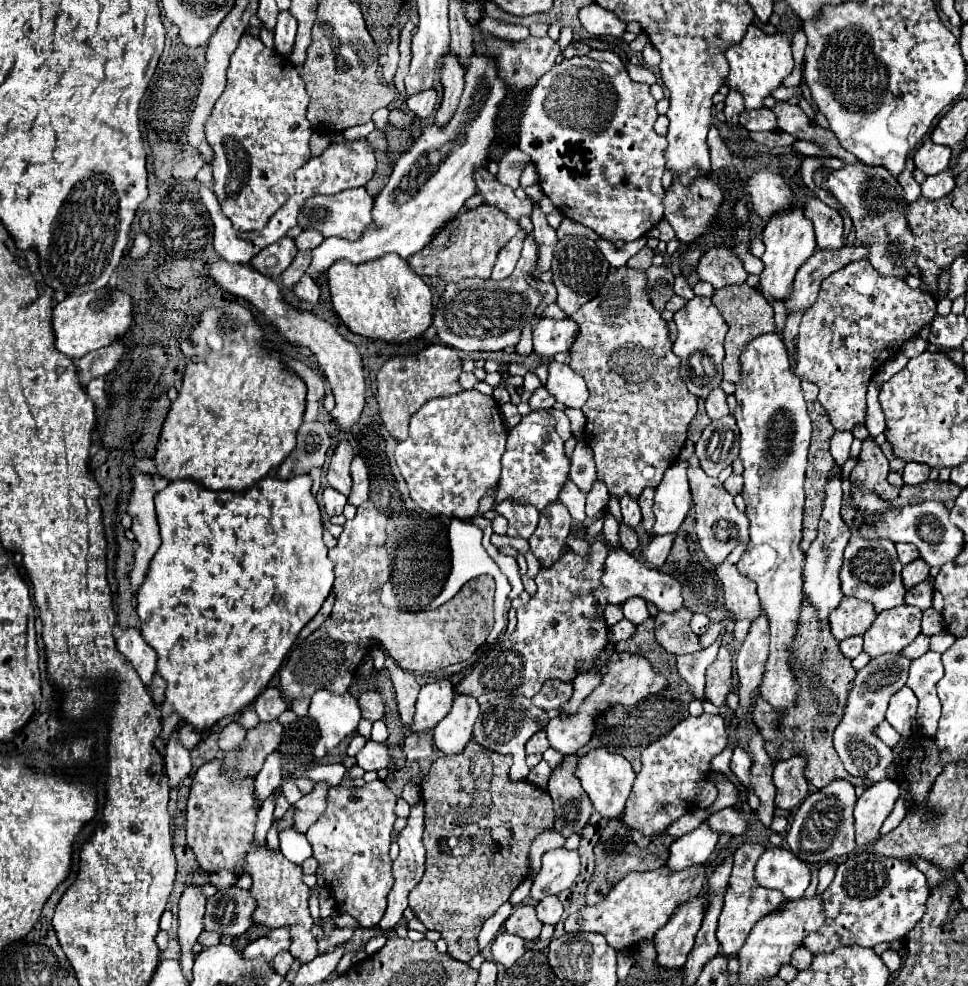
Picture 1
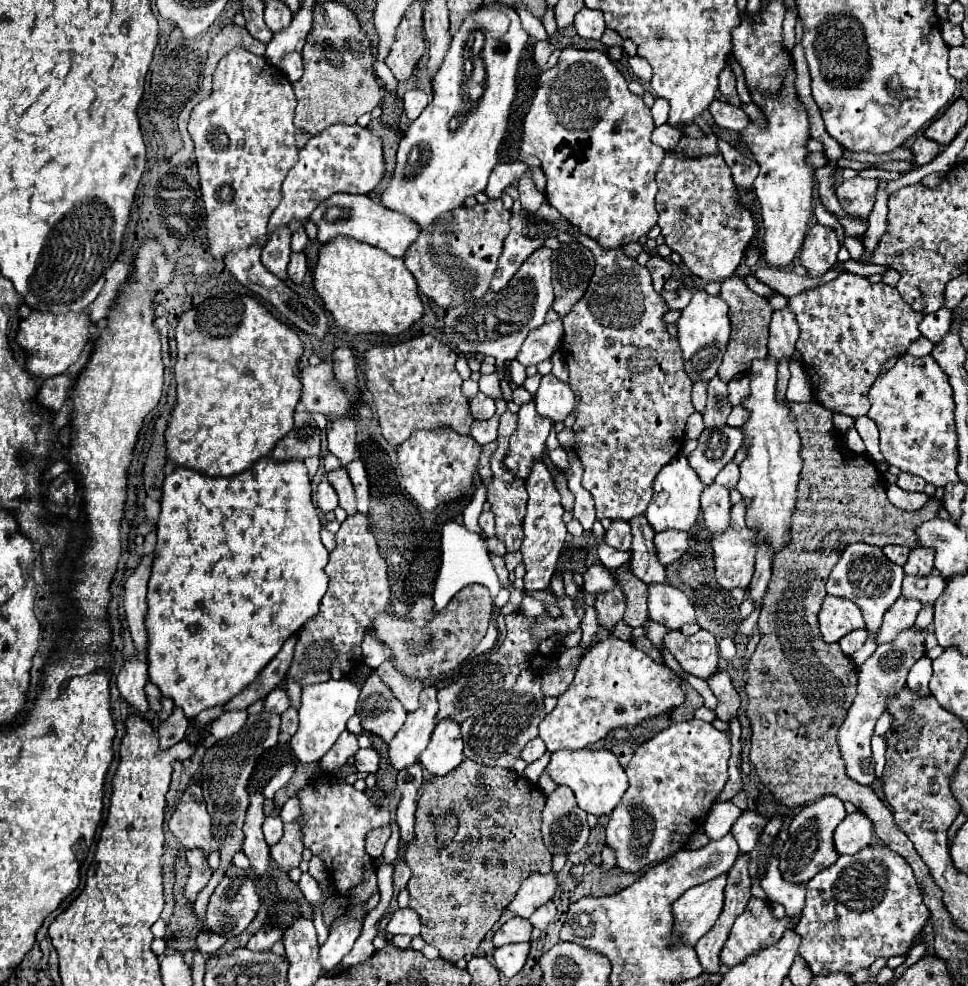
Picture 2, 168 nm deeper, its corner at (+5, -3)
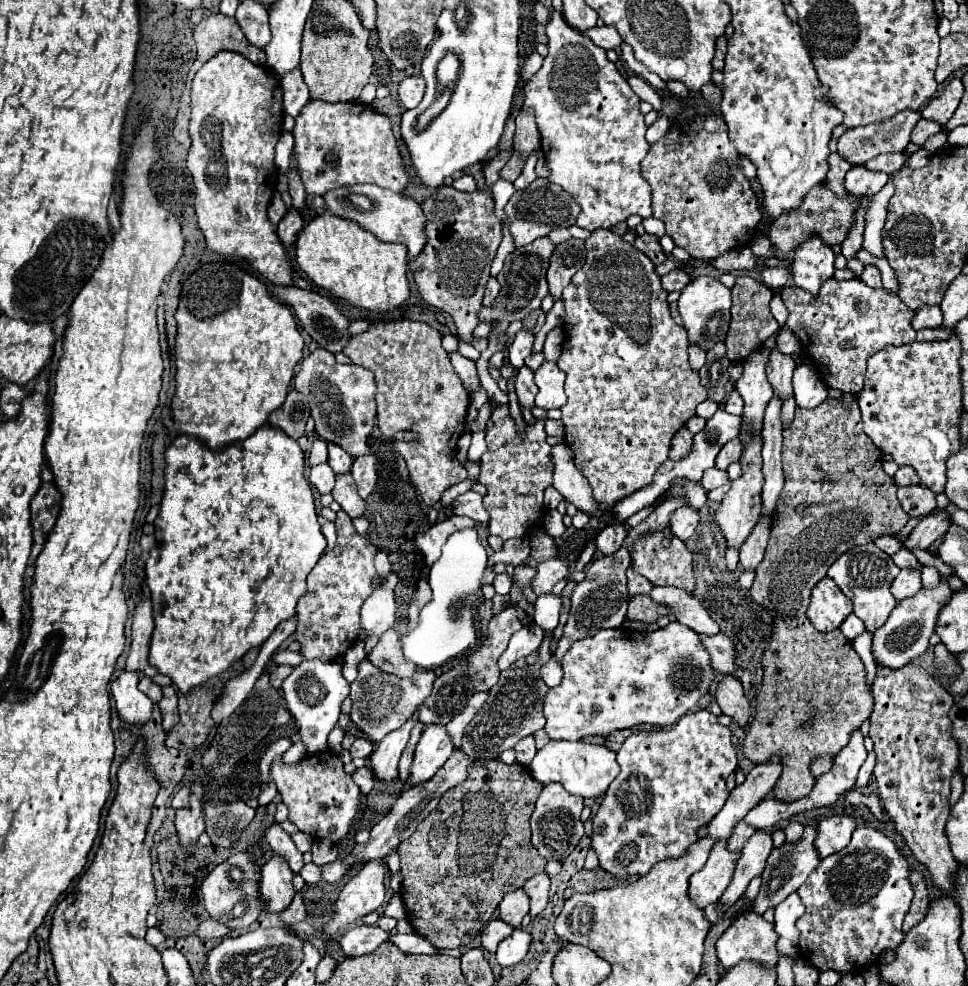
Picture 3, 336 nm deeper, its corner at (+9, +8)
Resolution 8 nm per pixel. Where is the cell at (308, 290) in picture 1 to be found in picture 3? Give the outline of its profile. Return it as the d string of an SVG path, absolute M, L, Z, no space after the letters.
M289 207L285 217L277 225L277 235L279 235L281 243L285 245L285 249L291 249L295 245L295 239L297 239L297 233L301 231L301 227L303 227L301 213L295 207Z

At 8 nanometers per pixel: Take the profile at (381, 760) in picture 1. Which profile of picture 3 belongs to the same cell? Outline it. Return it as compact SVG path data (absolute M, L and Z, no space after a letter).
M357 739L353 745L351 745L351 757L353 759L367 759L373 751L373 743L369 739Z

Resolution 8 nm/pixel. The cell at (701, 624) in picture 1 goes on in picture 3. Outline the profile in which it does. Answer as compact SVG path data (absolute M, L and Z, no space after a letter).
M679 621L669 623L663 629L645 635L633 629L603 629L593 637L579 639L561 659L563 663L563 681L561 685L547 691L545 697L545 733L551 739L569 739L579 741L587 735L611 735L619 729L633 729L637 725L667 727L677 723L687 711L691 711L699 699L709 693L711 683L715 681L715 671L711 669L709 653L705 651L699 635Z

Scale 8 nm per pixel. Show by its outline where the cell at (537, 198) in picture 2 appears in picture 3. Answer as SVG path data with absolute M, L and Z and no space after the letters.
M521 109L519 115L515 117L515 121L517 121L517 129L515 129L513 147L515 147L515 151L529 155L537 147L541 147L539 129L535 127L535 115L531 115L531 111L527 111L527 109Z

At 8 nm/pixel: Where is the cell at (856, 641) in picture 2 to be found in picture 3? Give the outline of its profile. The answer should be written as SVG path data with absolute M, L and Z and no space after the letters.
M851 615L851 617L847 617L847 619L845 619L845 623L843 623L839 629L841 629L841 633L843 633L849 641L853 641L857 635L861 635L861 633L865 631L865 625L861 623L861 619L859 619L859 617Z

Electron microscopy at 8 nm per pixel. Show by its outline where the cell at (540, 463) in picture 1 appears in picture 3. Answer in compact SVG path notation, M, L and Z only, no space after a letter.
M521 367L517 371L517 377L515 377L515 393L519 397L519 403L527 409L533 407L533 401L535 401L535 395L537 395L537 385L533 381L533 371L529 367Z

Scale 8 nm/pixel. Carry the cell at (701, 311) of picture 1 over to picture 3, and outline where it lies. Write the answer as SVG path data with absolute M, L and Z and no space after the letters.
M695 277L679 297L679 313L683 317L683 327L689 333L689 341L711 349L717 341L723 341L731 319L731 289L727 289L717 277Z

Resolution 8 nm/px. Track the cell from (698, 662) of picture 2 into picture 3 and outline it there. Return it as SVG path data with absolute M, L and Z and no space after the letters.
M717 633L713 637L701 635L701 641L711 655L711 667L715 671L719 671L723 675L731 675L737 669L735 643L727 635L723 635L723 633Z

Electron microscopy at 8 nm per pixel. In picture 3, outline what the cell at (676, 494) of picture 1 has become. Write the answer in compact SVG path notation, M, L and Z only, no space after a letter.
M677 483L673 485L667 493L667 497L675 497L675 495L683 495L689 503L689 507L703 507L707 503L707 491L701 487L701 483Z

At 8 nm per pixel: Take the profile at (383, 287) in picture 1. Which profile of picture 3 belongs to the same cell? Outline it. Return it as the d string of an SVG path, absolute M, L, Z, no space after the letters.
M329 211L317 213L299 233L295 243L297 265L307 277L325 291L355 307L369 311L391 311L409 297L407 283L407 249L399 243L383 243L373 233L345 217Z

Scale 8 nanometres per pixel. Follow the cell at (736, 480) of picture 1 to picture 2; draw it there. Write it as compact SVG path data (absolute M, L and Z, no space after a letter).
M731 462L729 466L725 466L725 468L717 474L717 478L715 478L715 484L725 486L725 488L729 488L729 490L733 490L733 488L737 486L737 482L739 482L739 466L737 466L735 462Z

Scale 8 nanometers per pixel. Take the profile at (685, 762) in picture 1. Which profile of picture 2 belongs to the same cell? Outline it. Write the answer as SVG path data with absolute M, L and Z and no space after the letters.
M695 718L677 722L639 746L625 768L629 788L607 824L607 844L617 852L621 870L637 872L685 846L693 830L703 826L713 800L727 782L729 756L731 744L725 732Z

